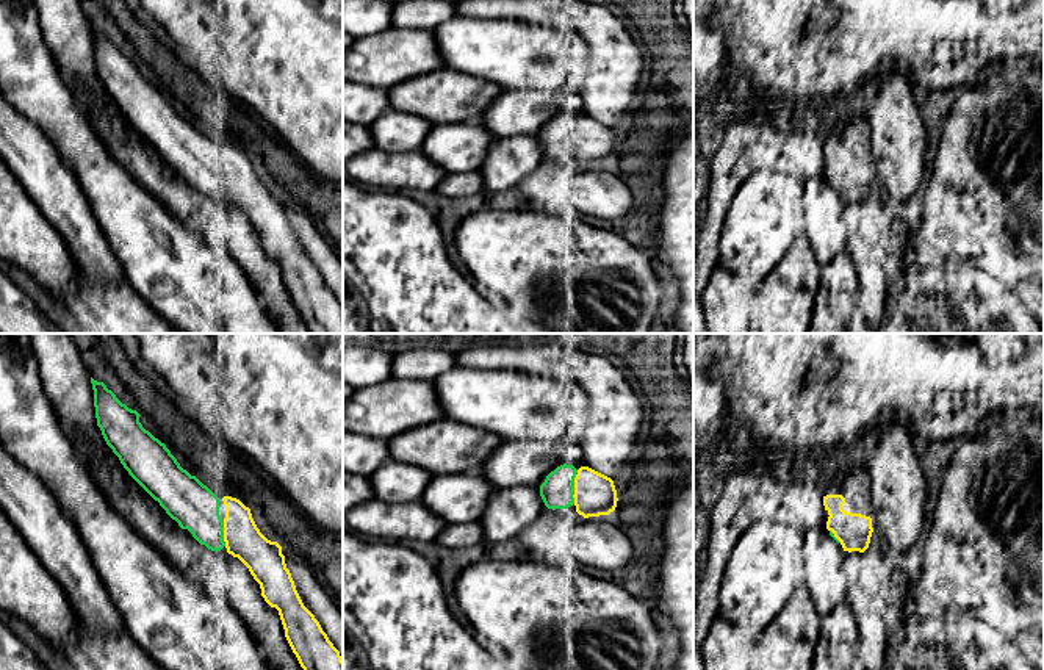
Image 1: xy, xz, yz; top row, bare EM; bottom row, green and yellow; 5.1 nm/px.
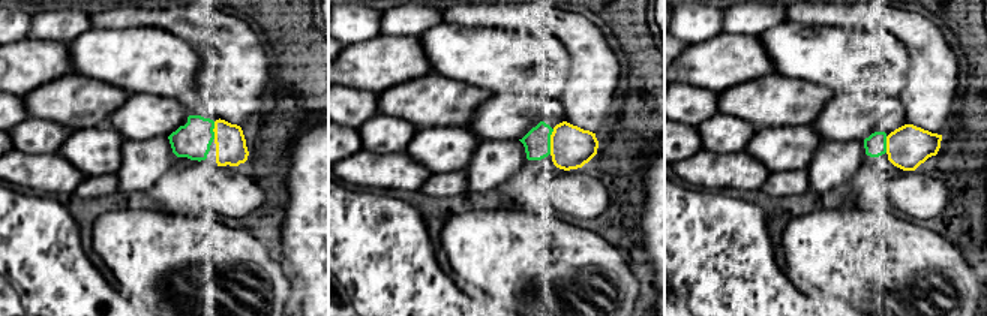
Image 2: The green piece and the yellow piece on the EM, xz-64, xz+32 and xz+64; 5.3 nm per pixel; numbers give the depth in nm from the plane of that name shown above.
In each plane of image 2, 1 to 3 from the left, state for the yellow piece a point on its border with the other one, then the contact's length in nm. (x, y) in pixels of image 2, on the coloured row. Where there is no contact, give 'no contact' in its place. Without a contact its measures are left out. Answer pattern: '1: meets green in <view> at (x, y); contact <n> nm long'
1: meets green in xz-64 at (212, 131); contact 100 nm long
2: meets green in xz+32 at (549, 141); contact 140 nm long
3: meets green in xz+64 at (885, 144); contact 90 nm long

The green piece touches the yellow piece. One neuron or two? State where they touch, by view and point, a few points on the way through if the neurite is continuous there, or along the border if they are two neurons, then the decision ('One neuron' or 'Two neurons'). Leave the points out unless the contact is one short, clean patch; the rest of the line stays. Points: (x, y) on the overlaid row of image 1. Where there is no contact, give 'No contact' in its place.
Touches green at xz (573, 487). One neuron

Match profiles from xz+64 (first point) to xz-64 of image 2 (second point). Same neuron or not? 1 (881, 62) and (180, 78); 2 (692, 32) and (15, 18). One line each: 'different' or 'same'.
1: same
2: same

